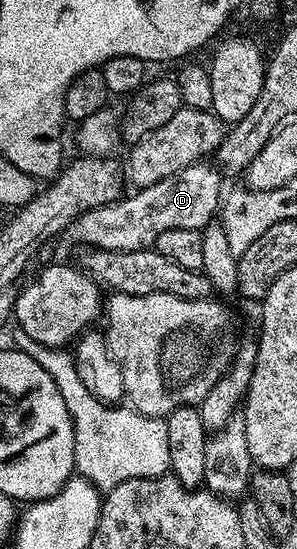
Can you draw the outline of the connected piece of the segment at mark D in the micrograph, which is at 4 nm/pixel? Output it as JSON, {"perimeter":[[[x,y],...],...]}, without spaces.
{"perimeter":[[[211,163],[191,164],[162,182],[154,182],[154,186],[139,189],[135,193],[137,196],[125,195],[113,204],[80,213],[72,224],[70,236],[80,244],[88,244],[84,246],[89,249],[129,252],[152,248],[158,236],[171,228],[202,230],[213,223],[221,211],[220,180],[221,173]]]}

